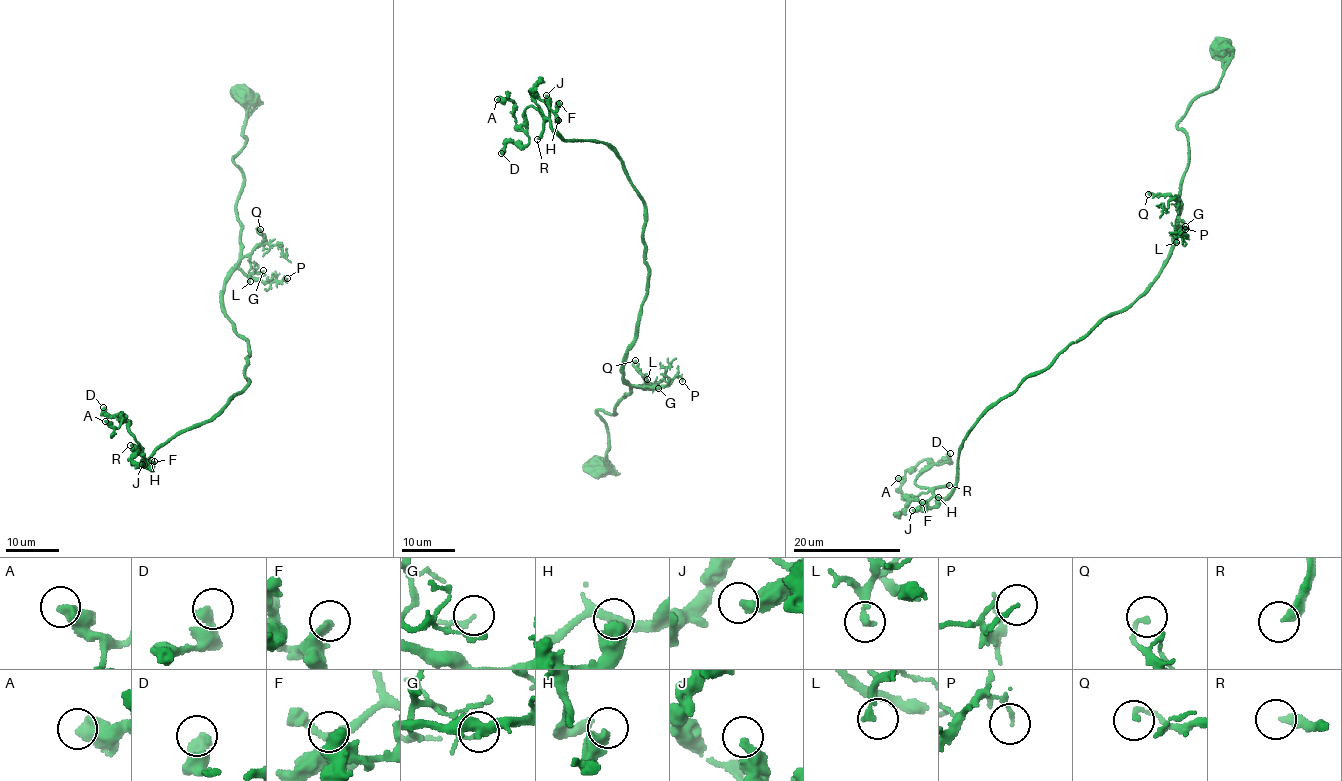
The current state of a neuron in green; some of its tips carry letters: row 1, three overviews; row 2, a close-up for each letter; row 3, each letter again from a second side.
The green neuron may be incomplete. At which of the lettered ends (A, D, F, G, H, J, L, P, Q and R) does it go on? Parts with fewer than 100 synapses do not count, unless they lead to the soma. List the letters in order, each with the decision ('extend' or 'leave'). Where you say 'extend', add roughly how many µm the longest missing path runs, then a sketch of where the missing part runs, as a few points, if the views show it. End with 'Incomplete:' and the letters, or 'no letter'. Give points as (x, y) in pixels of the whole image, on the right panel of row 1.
A: leave
D: leave
F: leave
G: leave
H: leave
J: leave
L: leave
P: leave
Q: leave
R: extend | 80 µm
Incomplete: R

